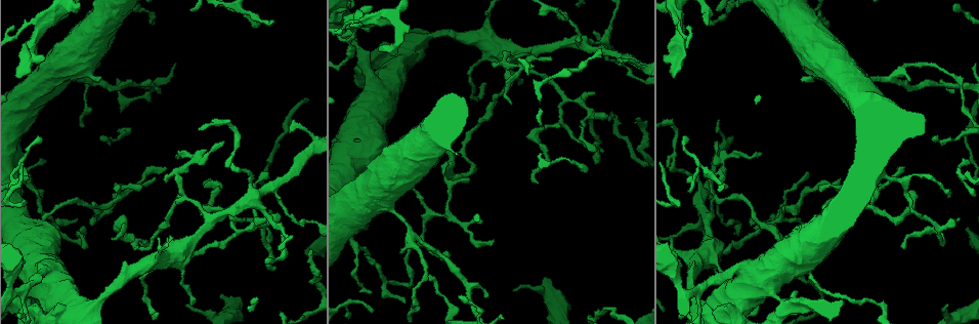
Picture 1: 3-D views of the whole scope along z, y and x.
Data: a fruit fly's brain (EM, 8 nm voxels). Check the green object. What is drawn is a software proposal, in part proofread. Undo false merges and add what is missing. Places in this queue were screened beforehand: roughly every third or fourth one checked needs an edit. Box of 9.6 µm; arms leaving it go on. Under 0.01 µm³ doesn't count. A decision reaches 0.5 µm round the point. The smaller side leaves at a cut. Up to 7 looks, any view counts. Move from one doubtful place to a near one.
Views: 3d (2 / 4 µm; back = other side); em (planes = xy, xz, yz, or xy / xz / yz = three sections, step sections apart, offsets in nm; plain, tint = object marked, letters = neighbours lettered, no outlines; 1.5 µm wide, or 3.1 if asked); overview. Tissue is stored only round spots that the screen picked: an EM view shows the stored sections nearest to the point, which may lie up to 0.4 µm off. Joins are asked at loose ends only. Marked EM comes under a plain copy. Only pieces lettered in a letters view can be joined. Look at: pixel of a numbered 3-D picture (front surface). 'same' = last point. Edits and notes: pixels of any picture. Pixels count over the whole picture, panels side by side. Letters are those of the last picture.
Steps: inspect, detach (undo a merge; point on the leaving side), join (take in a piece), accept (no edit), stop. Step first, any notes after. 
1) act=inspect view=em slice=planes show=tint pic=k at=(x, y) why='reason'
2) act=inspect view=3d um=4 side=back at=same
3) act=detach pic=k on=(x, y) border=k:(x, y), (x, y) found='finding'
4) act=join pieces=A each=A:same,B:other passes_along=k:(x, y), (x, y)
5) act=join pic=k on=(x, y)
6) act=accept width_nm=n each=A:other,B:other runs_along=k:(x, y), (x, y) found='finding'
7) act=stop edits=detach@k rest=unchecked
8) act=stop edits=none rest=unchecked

act=inspect view=em slice=xz step=8 show=letters pic=1 at=(914, 192) why='free end'

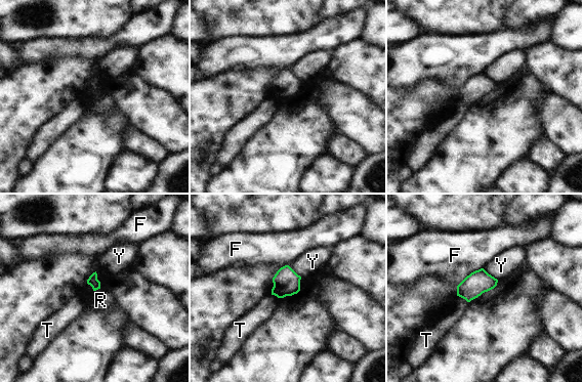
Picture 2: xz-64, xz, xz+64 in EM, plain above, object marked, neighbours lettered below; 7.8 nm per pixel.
act=inspect view=em slice=planes show=letters at=same why='another direction'

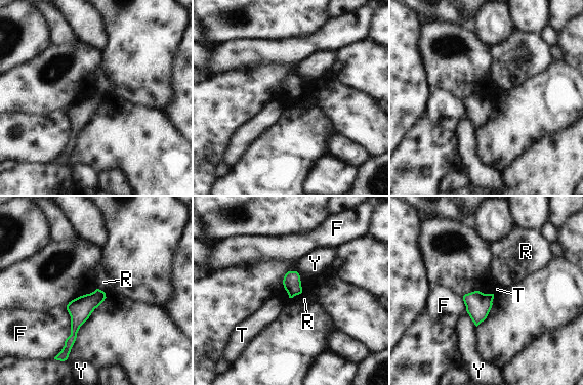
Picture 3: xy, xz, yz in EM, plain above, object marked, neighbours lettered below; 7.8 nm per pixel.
act=accept longest_contact=F:400nm each=F:other,R:other,T:other,Y:other found='none of them fits'

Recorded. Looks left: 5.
act=inspect view=3d um=4 pic=1 at=(723, 181) why='tapers out'

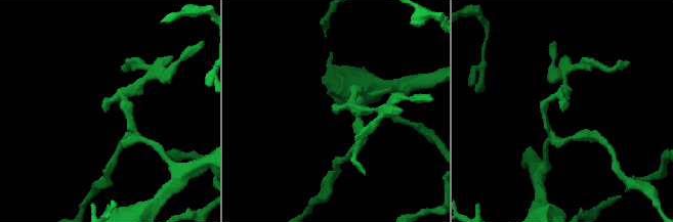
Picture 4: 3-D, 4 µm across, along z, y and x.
act=inspect view=em slice=yz step=8 show=tint pic=4 at=(104, 109) why='now the EM'

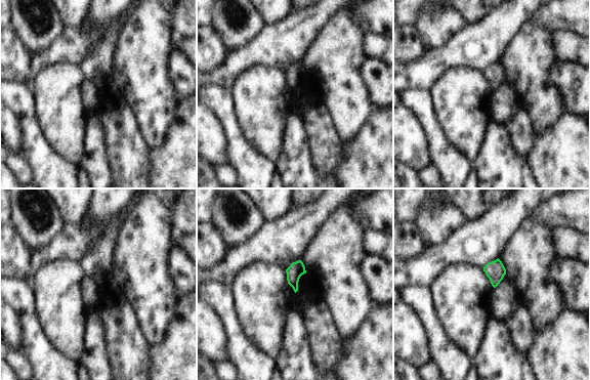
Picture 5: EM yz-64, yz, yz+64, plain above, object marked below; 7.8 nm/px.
act=inspect view=em slice=planes show=letters at=same

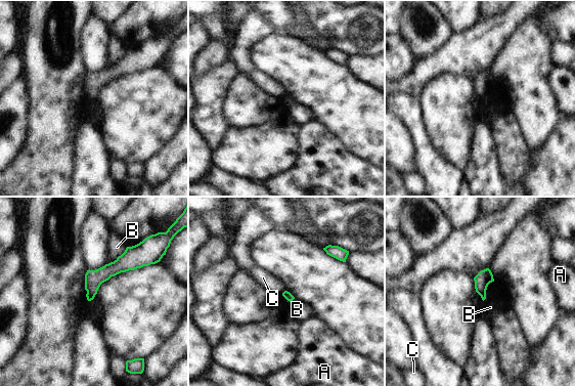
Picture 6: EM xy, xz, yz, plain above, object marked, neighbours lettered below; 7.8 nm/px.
act=accept each=A:other,B:other,C:other runs_along=6:(142, 263), (107, 270), (89, 297) found='no lettered piece goes on from it'

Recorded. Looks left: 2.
act=stop edits=none rest=unchecked

